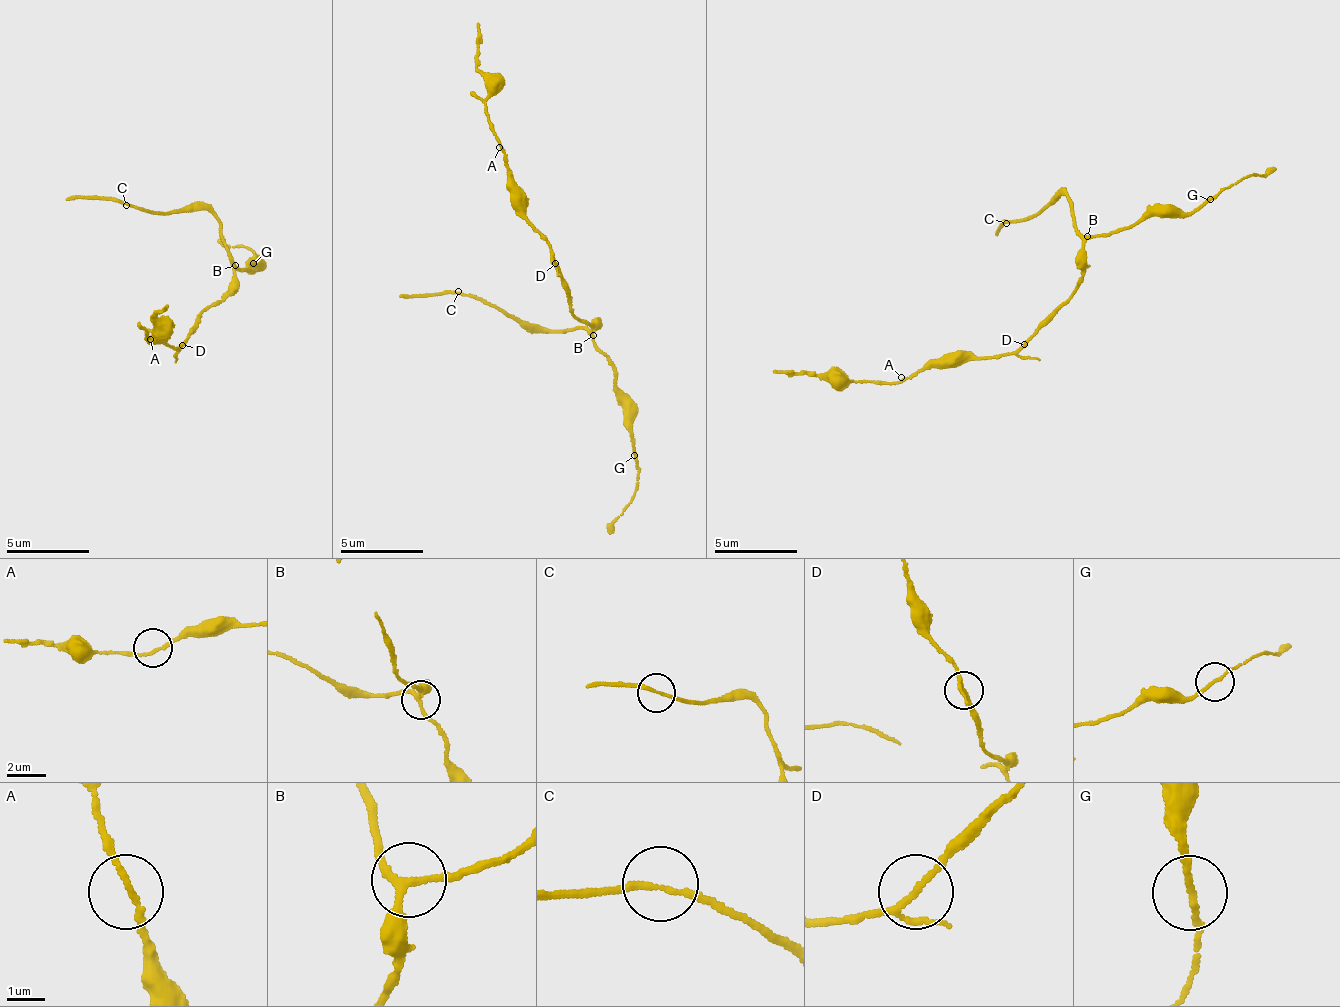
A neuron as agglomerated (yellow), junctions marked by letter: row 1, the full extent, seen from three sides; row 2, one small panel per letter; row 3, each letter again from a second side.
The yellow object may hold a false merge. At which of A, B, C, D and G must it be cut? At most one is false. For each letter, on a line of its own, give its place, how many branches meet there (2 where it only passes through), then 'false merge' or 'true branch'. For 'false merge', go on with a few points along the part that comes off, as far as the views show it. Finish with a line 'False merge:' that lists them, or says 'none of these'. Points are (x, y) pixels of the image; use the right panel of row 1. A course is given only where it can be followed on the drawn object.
A: (901, 377) | 2 | true branch
B: (1087, 236) | 3 | true branch
C: (1006, 223) | 2 | true branch
D: (1024, 344) | 3 | true branch
G: (1210, 199) | 2 | true branch
False merge: none of these

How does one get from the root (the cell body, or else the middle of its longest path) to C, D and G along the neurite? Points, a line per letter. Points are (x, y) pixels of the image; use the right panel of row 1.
C: (1058, 306), (1075, 291), (1081, 266), (1082, 233), (1077, 229), (1073, 204), (1062, 195), (1039, 214), (1006, 223)
D: (1058, 306), (1058, 314), (1023, 346)
G: (1058, 306), (1075, 291), (1082, 245), (1091, 236), (1138, 226), (1149, 216), (1187, 217), (1210, 199)

